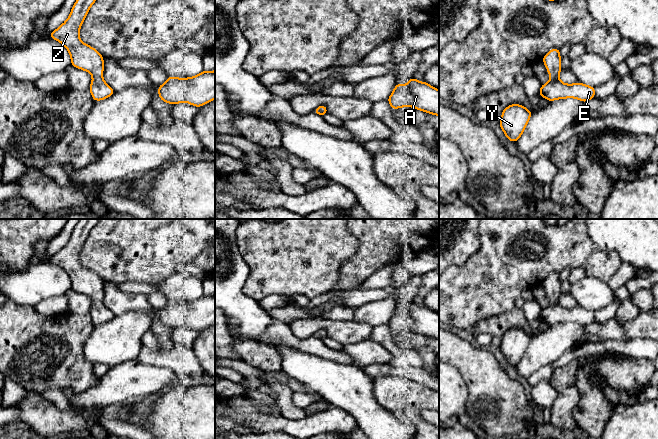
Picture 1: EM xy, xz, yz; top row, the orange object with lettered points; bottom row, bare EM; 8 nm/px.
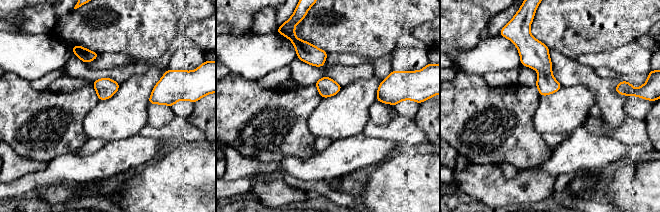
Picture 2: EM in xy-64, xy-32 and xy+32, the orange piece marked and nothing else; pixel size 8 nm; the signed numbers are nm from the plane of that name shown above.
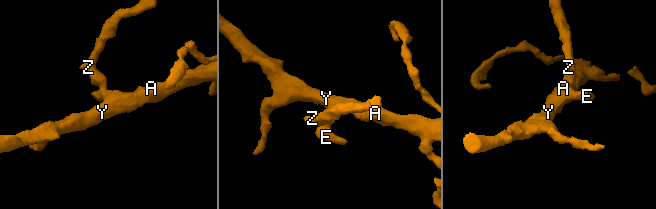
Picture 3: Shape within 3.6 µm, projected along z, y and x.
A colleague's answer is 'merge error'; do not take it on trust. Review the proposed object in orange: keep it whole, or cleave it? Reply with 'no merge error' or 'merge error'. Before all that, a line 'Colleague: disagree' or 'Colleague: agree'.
Colleague: disagree
no merge error

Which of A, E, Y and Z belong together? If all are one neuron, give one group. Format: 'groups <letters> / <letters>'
groups A E Y Z

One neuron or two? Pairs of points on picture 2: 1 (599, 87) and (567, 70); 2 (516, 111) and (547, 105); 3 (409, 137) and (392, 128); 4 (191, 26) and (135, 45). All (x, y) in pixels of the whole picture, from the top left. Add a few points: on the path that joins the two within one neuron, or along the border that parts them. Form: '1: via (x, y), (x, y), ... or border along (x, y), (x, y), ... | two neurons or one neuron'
1: via (591, 79), (575, 71) | one neuron
2: border along (541, 96), (533, 120), (533, 126), (537, 131) | two neurons
3: via (405, 133), (401, 129), (396, 129) | one neuron
4: border along (204, 18), (183, 21), (180, 24) | two neurons

